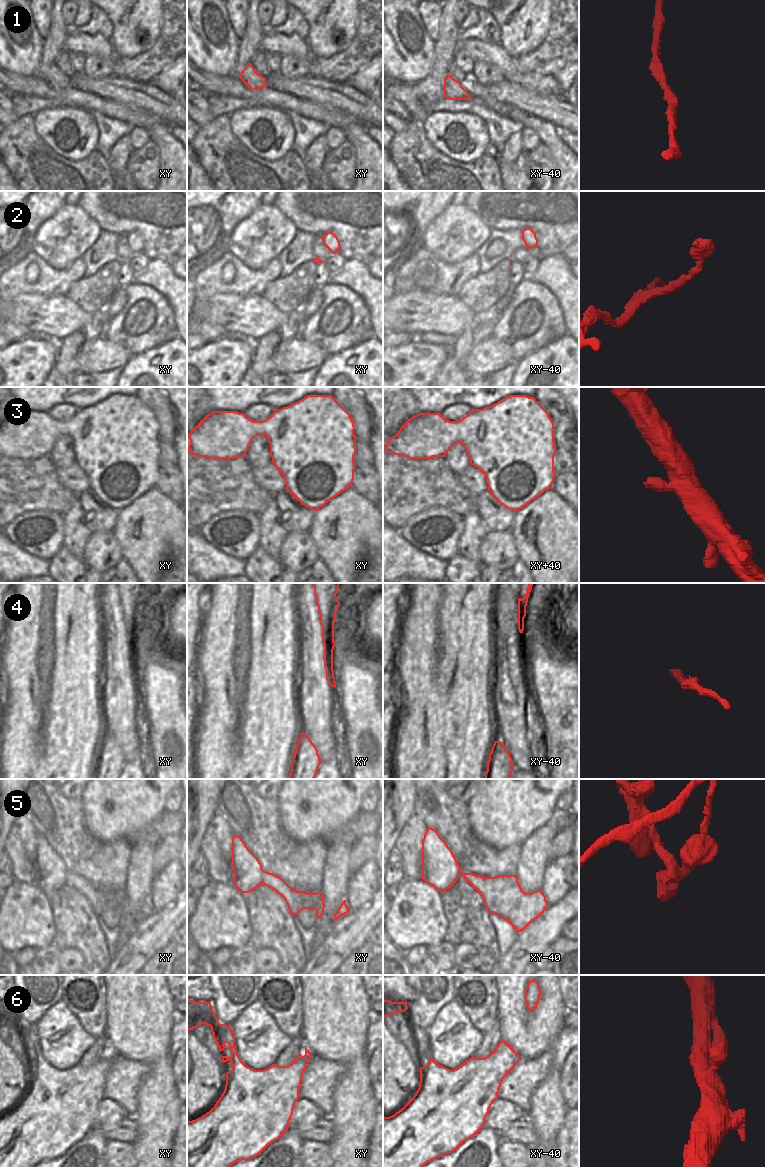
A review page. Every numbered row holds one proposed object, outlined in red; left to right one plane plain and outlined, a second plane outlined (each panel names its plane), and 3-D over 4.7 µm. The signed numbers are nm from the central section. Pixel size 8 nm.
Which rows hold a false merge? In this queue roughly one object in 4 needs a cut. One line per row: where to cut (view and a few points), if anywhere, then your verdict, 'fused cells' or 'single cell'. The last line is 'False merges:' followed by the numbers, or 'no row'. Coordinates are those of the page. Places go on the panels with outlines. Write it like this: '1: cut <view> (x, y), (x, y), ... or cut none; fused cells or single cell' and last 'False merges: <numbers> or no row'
1: cut none; single cell
2: cut none; single cell
3: cut none; single cell
4: cut none; single cell
5: cut xy (264, 871), (262, 882); fused cells
6: cut none; single cell
False merges: 5

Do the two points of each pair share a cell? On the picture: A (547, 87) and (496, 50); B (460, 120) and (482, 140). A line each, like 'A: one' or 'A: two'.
A: one
B: one

